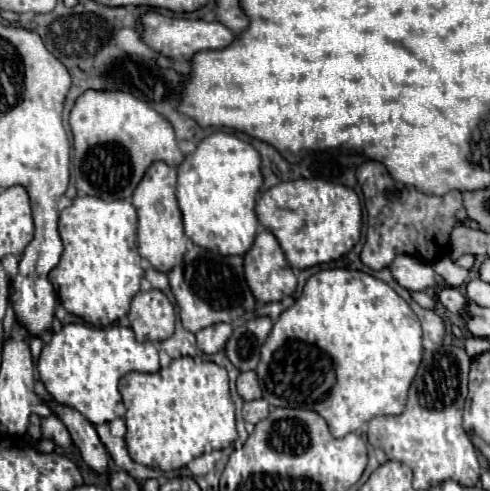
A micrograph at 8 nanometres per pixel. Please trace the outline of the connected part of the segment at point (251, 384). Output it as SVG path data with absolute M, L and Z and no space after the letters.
M244 371L244 373L240 373L238 381L236 381L236 387L238 387L238 393L240 393L240 397L244 401L252 401L252 399L260 399L262 397L256 371Z

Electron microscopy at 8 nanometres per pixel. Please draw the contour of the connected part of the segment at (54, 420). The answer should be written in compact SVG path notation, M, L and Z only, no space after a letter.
M48 415L42 419L42 437L52 439L60 447L68 447L72 443L68 429L56 415Z

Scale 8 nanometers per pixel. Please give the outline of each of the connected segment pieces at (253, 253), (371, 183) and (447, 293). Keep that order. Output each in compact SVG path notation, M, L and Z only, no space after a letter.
M260 231L254 245L244 255L244 273L254 297L262 303L280 301L296 291L296 277L270 231Z
M364 161L356 169L356 179L364 193L364 203L368 209L368 217L372 217L374 225L366 233L366 243L362 249L362 261L370 269L384 269L392 263L392 259L400 253L408 253L420 257L428 263L448 255L448 237L450 231L458 225L456 211L462 207L460 191L450 191L444 197L424 195L416 187L408 187L396 179L392 179L386 167L378 161Z
M448 285L442 287L438 293L438 299L452 315L462 315L462 311L466 307L466 299L456 287L448 287Z

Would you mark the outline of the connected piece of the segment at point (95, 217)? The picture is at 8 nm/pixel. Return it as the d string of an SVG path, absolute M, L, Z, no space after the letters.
M80 195L60 213L58 231L64 251L60 263L50 271L50 283L68 313L96 327L108 327L128 313L130 301L144 277L142 257L136 251L136 229L136 209L124 199L104 201L100 197Z

